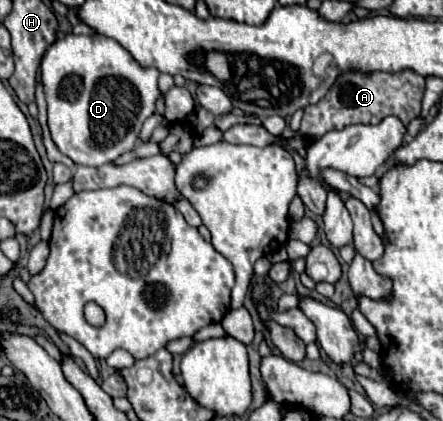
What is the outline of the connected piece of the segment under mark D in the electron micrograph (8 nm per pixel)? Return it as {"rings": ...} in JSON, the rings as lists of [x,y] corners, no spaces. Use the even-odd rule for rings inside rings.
{"rings":[[[66,34],[64,38],[58,38],[46,50],[40,68],[48,102],[48,128],[52,140],[62,154],[80,166],[102,166],[130,152],[136,146],[144,120],[156,112],[156,102],[164,96],[158,88],[160,72],[156,68],[142,68],[116,40],[100,34]]]}

